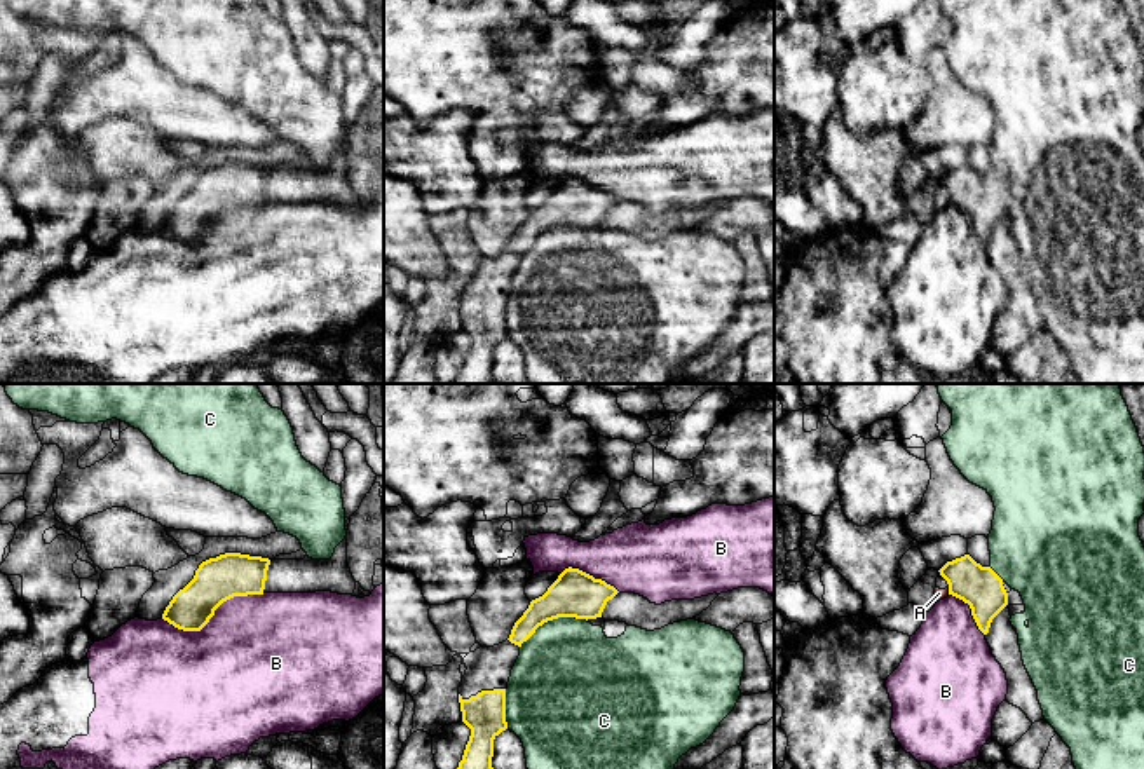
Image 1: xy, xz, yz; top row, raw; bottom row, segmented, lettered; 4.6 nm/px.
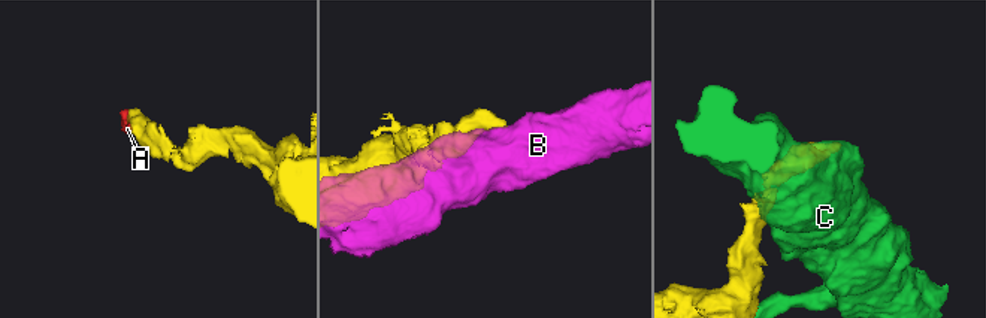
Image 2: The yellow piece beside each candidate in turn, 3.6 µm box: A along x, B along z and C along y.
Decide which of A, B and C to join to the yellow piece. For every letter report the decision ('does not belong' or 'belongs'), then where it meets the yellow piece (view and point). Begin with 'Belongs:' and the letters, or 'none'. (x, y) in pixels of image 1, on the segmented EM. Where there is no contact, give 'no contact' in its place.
Belongs: A
A: belongs; meets yellow in yz at (949, 592)
B: does not belong; meets yellow in xy at (213, 614)
C: does not belong; meets yellow in xz at (551, 619)

